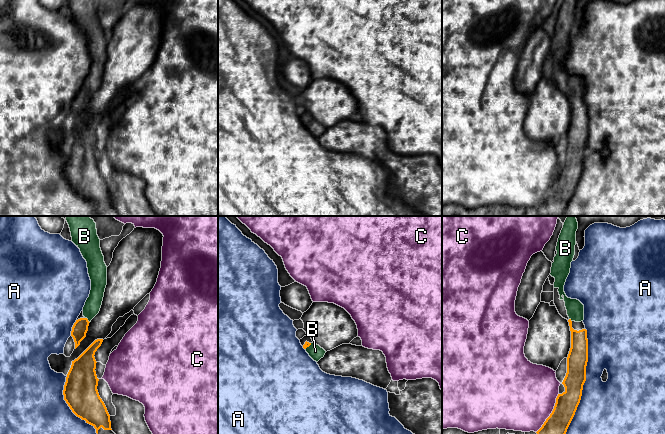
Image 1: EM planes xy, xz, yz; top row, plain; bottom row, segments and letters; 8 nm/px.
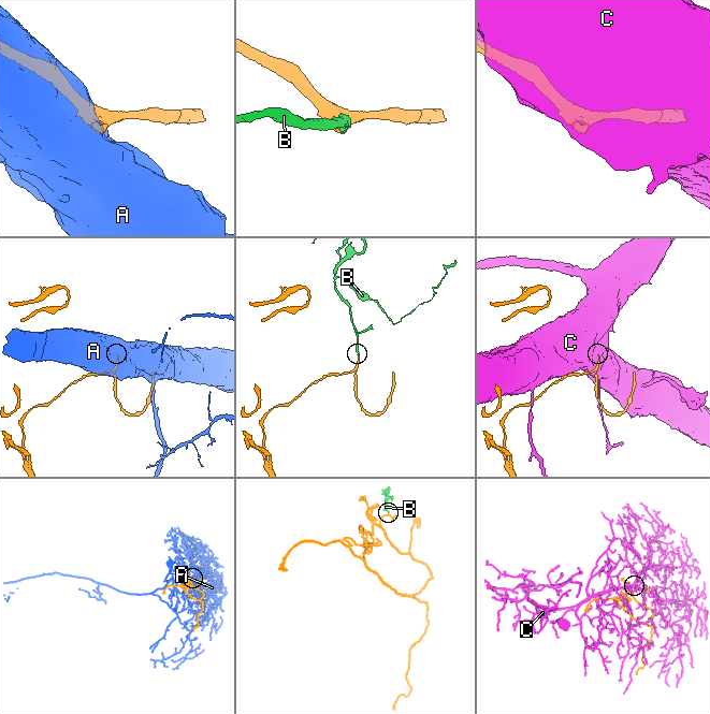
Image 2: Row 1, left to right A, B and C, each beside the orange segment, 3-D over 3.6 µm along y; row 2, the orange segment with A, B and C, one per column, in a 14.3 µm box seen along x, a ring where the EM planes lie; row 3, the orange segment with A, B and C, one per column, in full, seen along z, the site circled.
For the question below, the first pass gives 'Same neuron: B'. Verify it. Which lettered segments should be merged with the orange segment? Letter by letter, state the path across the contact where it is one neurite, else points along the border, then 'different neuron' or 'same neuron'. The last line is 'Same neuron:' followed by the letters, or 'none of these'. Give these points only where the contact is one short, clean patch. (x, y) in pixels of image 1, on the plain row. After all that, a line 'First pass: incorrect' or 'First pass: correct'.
A: different neuron
B: way xy (80, 103), (87, 96), (92, 82); same neuron
C: different neuron
Same neuron: B
First pass: correct

